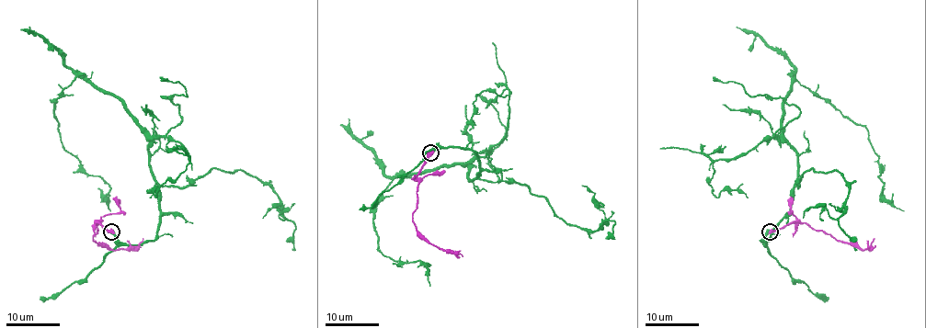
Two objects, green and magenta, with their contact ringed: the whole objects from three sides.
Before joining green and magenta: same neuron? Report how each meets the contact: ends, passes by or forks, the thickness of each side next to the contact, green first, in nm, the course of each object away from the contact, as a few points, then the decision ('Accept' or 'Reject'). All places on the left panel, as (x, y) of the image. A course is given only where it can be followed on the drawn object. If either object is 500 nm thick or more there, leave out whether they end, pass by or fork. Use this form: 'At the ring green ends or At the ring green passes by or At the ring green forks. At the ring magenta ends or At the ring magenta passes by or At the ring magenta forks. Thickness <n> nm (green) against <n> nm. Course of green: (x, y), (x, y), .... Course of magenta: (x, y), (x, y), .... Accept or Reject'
Thickness 650 nm (green) against 600 nm. Course of green: (111, 231), (129, 245), (155, 235), (149, 139), (76, 77), (53, 116), (62, 145), (110, 188), (110, 211). Course of magenta: (111, 231), (98, 220), (98, 230), (93, 240), (106, 243), (113, 250), (134, 247), (142, 238). Accept

